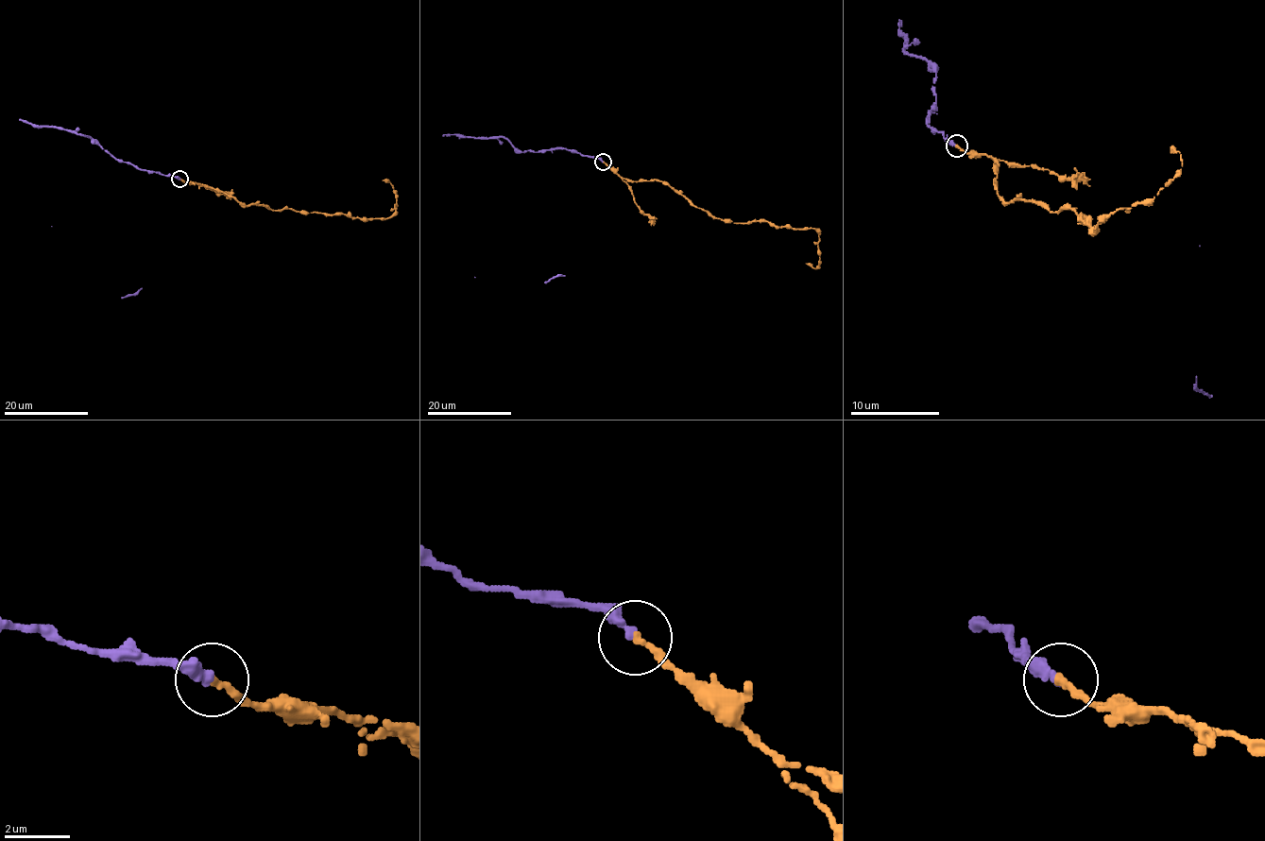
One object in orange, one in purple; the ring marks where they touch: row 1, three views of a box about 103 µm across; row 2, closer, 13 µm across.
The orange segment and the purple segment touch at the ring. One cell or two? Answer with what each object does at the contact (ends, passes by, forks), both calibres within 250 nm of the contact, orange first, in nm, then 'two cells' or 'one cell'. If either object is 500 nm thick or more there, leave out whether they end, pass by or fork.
orange ends | purple ends | 260/320 nm | one cell

